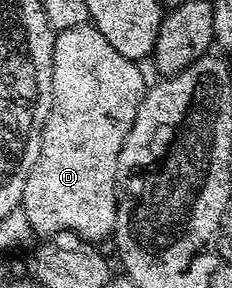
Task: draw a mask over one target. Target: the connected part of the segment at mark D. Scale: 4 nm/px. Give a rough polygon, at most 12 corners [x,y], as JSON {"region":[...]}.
{"region":[[88,22],[53,46],[21,211],[39,238],[115,231],[145,83]]}

